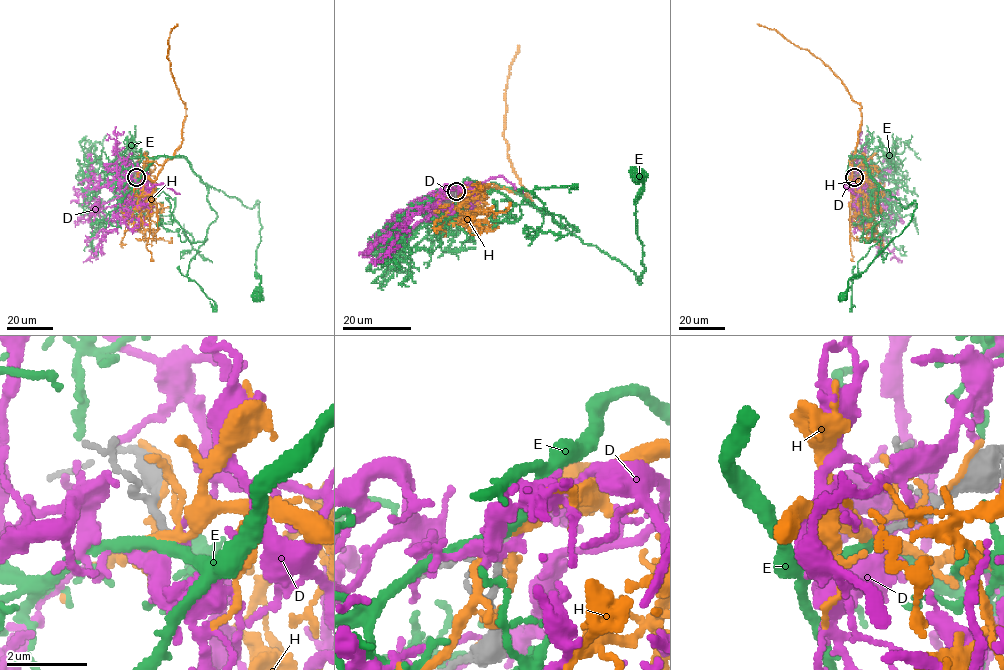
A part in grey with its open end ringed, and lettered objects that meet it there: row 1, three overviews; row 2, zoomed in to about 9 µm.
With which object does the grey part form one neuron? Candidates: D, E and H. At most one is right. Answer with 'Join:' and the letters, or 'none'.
Join: E

